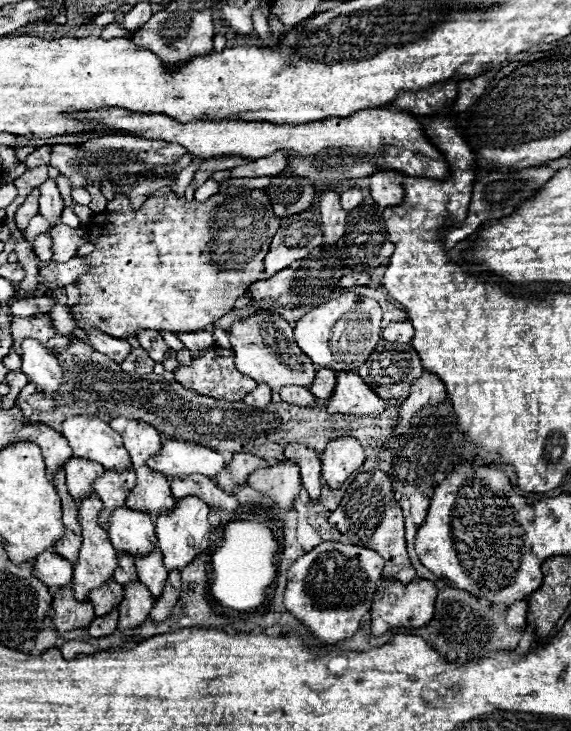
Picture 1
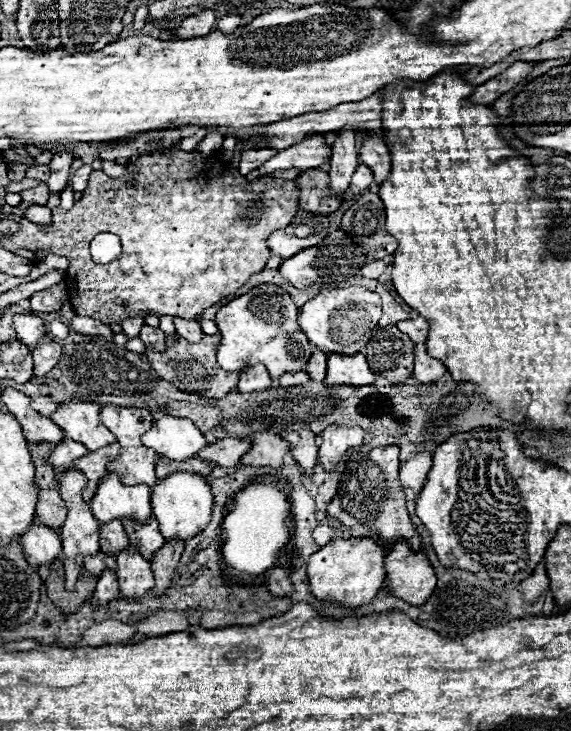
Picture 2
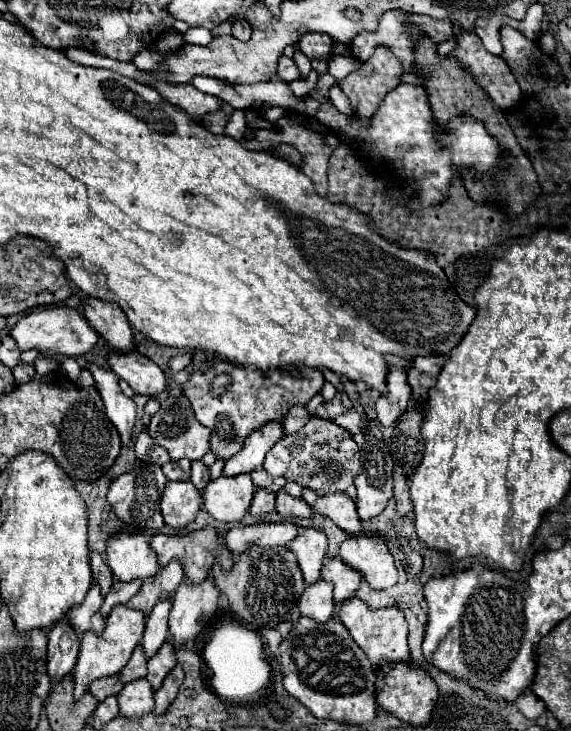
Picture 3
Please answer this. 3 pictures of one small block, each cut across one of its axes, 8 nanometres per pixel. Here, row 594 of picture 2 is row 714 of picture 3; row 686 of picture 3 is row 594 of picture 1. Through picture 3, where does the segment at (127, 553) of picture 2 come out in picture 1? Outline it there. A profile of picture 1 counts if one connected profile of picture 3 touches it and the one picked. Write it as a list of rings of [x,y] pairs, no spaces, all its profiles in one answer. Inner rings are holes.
[[[136,580],[134,584],[126,584],[124,600],[118,608],[120,610],[118,628],[128,630],[128,628],[138,626],[140,622],[144,622],[148,618],[152,606],[154,606],[154,598],[150,596],[150,590],[146,586],[142,586],[140,580]]]

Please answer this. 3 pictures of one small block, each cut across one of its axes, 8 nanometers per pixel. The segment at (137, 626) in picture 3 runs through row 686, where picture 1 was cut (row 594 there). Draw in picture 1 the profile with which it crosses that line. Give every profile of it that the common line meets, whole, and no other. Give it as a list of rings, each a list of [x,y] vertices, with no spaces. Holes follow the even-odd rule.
[[[90,494],[86,498],[82,498],[80,502],[80,508],[78,508],[78,522],[80,522],[80,528],[82,528],[82,546],[78,550],[78,562],[74,564],[74,582],[72,582],[72,588],[74,588],[74,594],[80,602],[88,600],[88,594],[92,588],[98,588],[102,586],[108,578],[112,578],[114,574],[114,568],[118,566],[118,560],[116,560],[116,550],[108,538],[108,532],[104,528],[98,526],[96,518],[98,518],[98,512],[102,508],[102,502],[96,494]]]

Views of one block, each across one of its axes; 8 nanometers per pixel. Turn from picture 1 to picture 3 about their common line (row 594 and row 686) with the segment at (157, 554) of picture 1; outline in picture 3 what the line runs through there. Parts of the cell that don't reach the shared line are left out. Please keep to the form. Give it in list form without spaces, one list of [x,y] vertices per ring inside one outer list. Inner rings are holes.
[[[164,642],[160,650],[148,660],[148,674],[146,680],[152,684],[154,690],[160,688],[164,676],[176,666],[176,648],[170,642]]]

